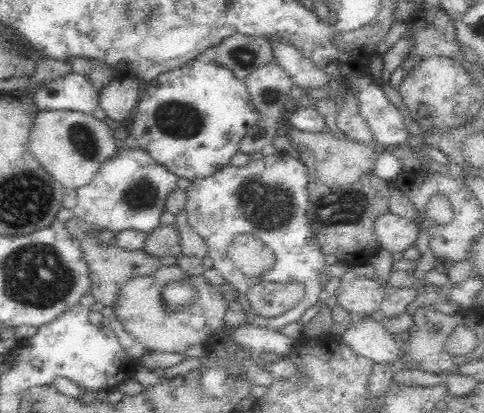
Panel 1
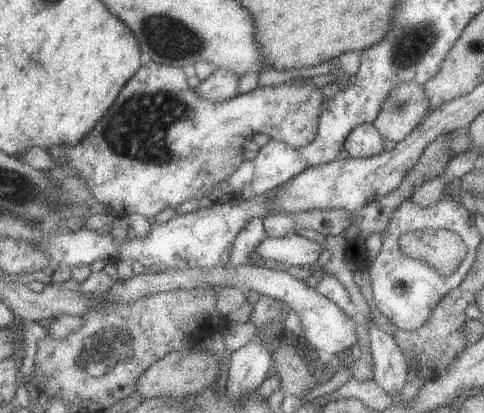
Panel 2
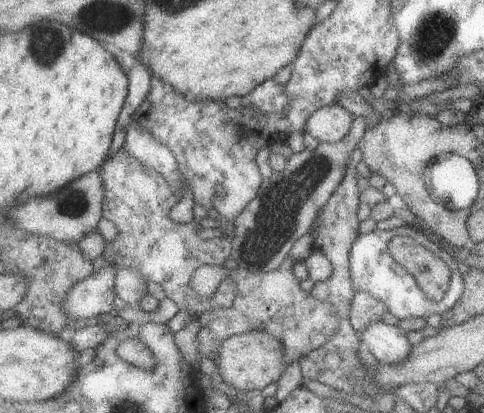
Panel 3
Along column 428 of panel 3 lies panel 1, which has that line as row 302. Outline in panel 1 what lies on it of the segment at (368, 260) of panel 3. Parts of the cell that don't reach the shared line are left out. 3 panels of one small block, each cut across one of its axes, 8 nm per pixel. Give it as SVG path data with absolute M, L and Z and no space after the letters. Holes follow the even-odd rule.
M276 152L264 156L262 160L252 160L246 166L222 166L216 174L206 178L194 178L188 184L188 226L192 232L200 234L208 244L208 256L214 258L214 268L226 280L226 288L230 290L230 298L244 308L244 320L258 328L280 332L284 326L292 322L300 322L308 308L314 308L320 300L322 286L320 274L326 268L326 252L322 250L320 240L308 220L310 206L310 174L306 164L300 158L294 158L288 152ZM238 234L250 234L266 244L270 250L274 264L260 276L246 276L240 268L236 268L234 260L228 256L228 246ZM258 282L272 284L302 284L304 298L296 302L292 308L286 308L280 316L256 316L248 306L248 288Z

